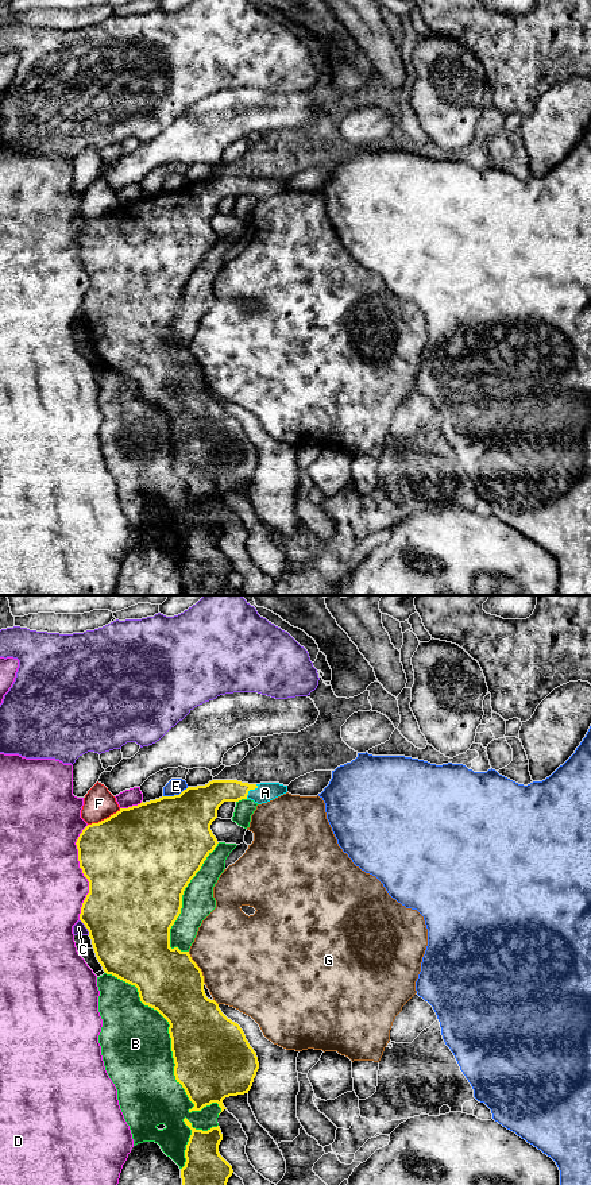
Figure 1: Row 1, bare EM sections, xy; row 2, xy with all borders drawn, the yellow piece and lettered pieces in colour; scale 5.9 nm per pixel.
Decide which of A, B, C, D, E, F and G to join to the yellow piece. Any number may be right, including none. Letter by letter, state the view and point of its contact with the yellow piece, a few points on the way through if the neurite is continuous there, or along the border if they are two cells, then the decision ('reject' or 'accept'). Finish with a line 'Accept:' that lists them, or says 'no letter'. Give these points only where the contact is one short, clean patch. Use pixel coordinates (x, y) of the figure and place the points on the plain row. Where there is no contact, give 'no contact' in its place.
A: meets yellow in xy at (250, 184); runs through xy (211, 192), (217, 186), (250, 184), (255, 188), (265, 188); accept
B: meets yellow in xy at (172, 443); reject
C: meets yellow in xy at (85, 321); reject
D: meets yellow in xy at (82, 267); reject
E: meets yellow in xy at (176, 190); reject
F: meets yellow in xy at (104, 215); reject
G: meets yellow in xy at (199, 363); reject
Accept: A

